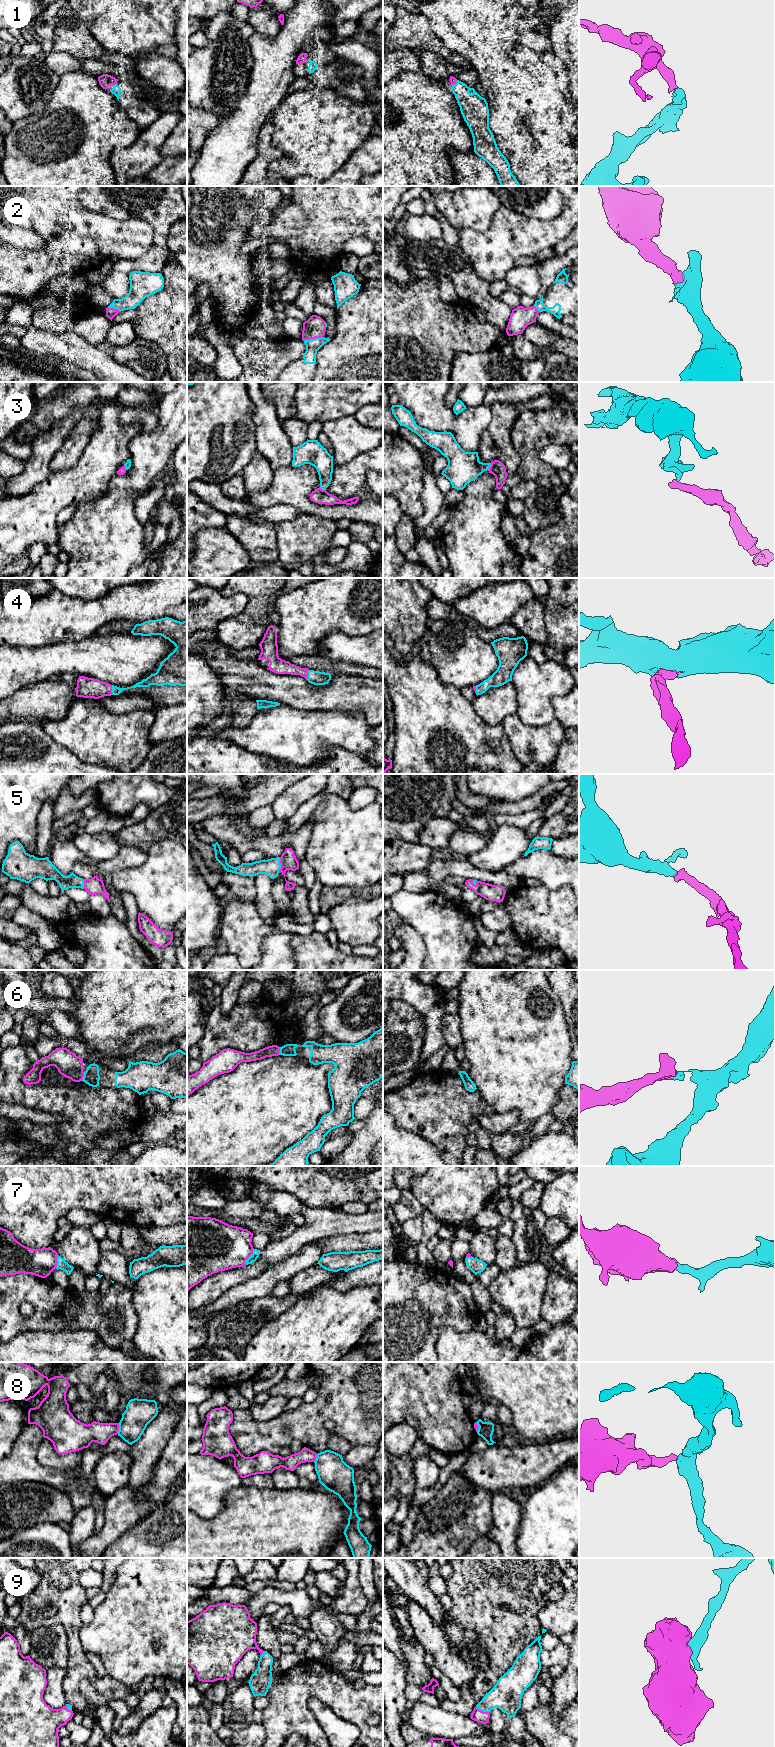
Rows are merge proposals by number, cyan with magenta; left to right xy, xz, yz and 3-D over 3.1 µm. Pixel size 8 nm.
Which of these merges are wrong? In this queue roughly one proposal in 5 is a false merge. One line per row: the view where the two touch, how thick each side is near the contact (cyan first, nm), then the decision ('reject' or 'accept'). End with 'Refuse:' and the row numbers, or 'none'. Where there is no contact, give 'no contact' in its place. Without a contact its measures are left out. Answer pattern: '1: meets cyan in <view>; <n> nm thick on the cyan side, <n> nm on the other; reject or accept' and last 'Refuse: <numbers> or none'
1: meets cyan in xy; 70 nm thick on the cyan side, 110 nm on the other; accept
2: meets cyan in xz; 110 nm thick on the cyan side, 170 nm on the other; accept
3: meets cyan in yz; 260 nm thick on the cyan side, 120 nm on the other; accept
4: meets cyan in xy; 70 nm thick on the cyan side, 160 nm on the other; accept
5: meets cyan in xz; 140 nm thick on the cyan side, 140 nm on the other; accept
6: meets cyan in xy; 130 nm thick on the cyan side, 200 nm on the other; accept
7: meets cyan in xz; 60 nm thick on the cyan side, 380 nm on the other; accept
8: meets cyan in xy; 220 nm thick on the cyan side, 160 nm on the other; reject
9: meets cyan in yz; 240 nm thick on the cyan side, 100 nm on the other; accept
Refuse: 8

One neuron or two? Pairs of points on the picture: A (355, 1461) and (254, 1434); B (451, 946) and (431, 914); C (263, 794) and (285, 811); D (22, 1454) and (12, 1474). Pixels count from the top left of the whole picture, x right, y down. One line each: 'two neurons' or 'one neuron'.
A: two neurons
B: one neuron
C: two neurons
D: one neuron

